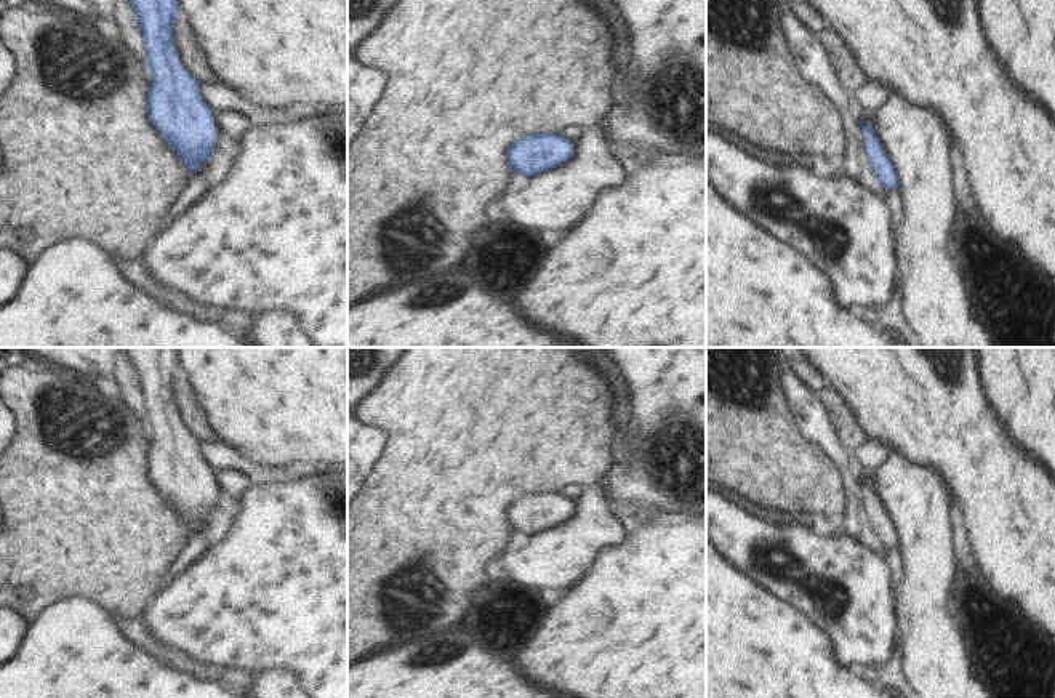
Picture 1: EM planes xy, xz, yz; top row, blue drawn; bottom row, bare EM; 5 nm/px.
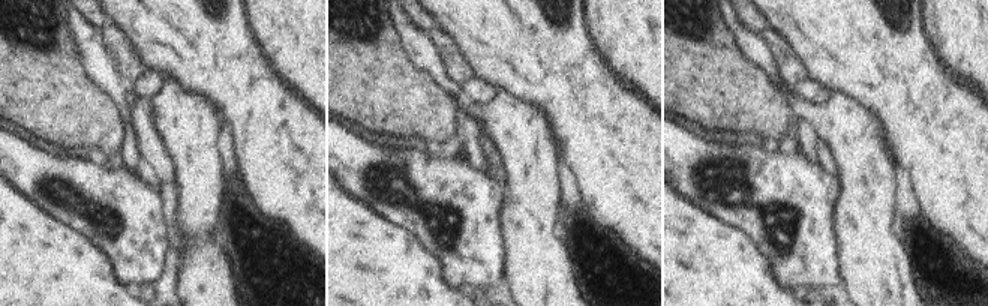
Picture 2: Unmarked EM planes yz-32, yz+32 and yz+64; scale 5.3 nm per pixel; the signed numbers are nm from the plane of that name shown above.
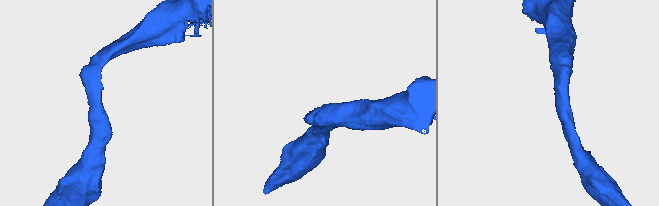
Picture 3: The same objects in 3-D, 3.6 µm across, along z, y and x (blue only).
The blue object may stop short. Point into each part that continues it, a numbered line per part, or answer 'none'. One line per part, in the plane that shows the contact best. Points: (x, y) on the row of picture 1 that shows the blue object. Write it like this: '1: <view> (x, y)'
none

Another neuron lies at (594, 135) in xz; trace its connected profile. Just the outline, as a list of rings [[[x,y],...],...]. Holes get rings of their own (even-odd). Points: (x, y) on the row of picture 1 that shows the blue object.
[[[602,123],[581,128],[573,154],[568,162],[528,178],[523,189],[504,191],[493,200],[507,215],[504,226],[509,232],[567,232],[592,207],[602,189],[621,184],[628,176],[605,147]]]

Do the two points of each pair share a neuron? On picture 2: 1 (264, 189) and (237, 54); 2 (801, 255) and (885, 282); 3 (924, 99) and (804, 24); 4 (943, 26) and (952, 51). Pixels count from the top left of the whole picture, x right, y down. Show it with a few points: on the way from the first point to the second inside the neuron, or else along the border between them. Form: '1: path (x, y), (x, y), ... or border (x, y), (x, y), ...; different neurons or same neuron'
1: path (264, 156), (264, 113), (243, 87); same neuron
2: border (834, 233), (841, 281); different neurons
3: path (894, 72), (846, 24), (834, 24); same neuron
4: path (949, 32), (952, 35), (952, 45); same neuron

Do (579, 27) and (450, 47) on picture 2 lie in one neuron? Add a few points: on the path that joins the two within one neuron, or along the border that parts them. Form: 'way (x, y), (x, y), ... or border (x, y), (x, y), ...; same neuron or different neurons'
border (437, 24), (458, 45), (476, 75); different neurons

